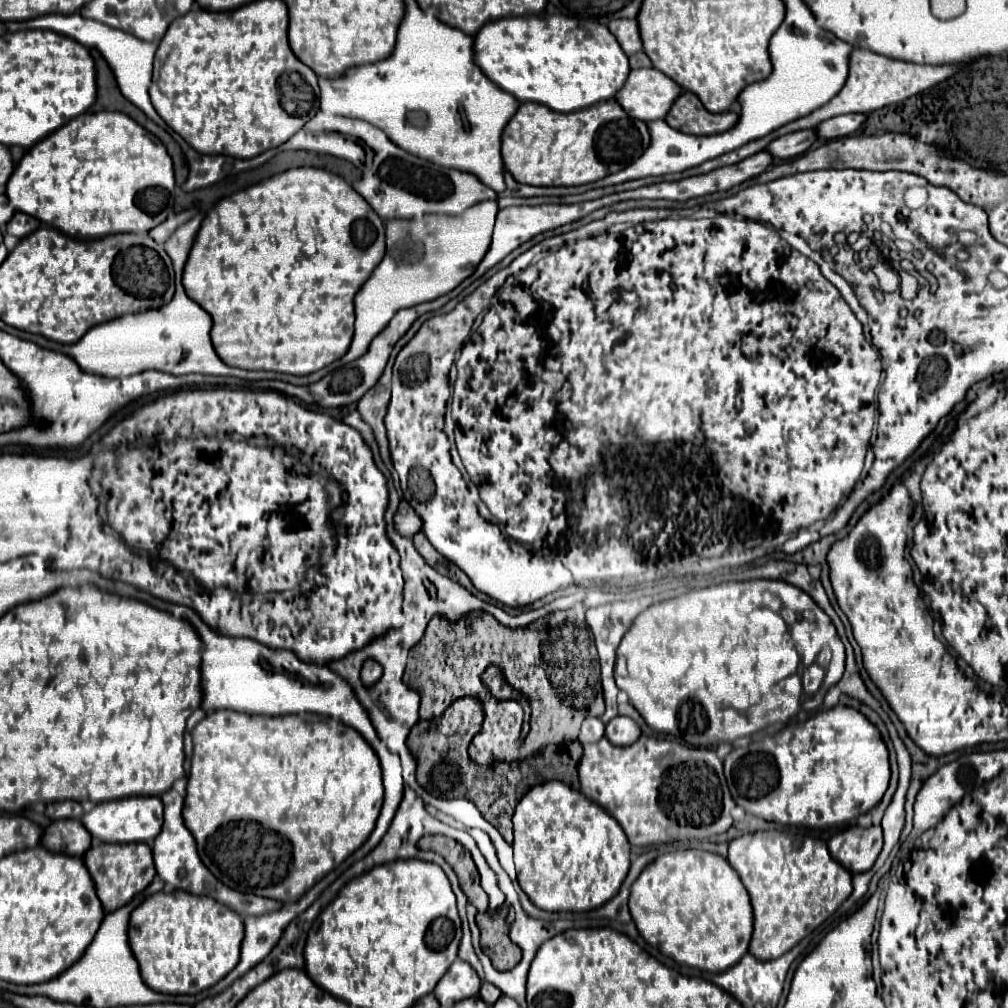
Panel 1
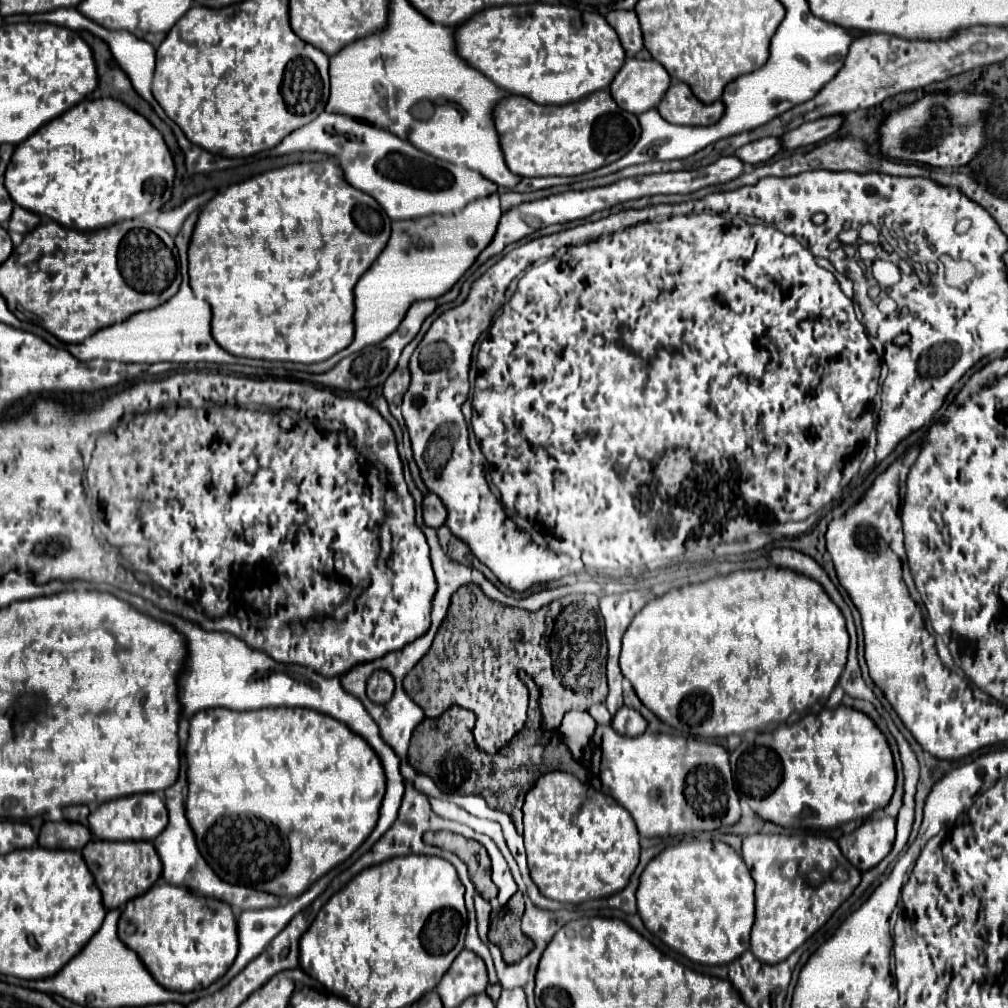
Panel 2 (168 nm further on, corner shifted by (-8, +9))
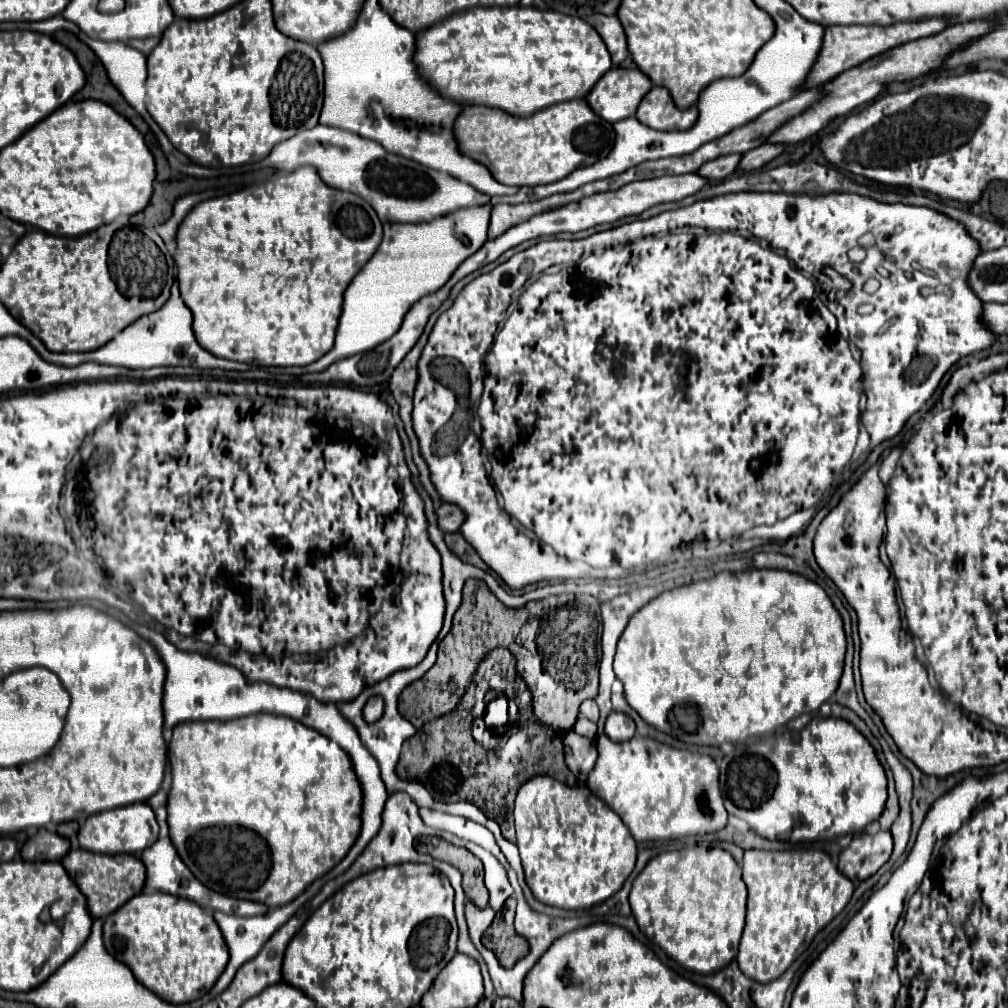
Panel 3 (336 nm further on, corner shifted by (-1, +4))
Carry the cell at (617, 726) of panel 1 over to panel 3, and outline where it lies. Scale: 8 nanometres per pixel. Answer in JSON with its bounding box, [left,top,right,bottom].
[604,711,636,743]

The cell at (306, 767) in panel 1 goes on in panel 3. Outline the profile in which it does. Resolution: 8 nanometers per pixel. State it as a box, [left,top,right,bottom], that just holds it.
[168,713,362,907]

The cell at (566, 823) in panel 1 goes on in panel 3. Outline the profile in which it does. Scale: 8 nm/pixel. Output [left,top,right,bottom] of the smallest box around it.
[514,775,636,909]

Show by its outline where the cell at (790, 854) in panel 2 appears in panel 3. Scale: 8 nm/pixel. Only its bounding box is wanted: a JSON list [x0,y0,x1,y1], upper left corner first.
[738,851,854,983]

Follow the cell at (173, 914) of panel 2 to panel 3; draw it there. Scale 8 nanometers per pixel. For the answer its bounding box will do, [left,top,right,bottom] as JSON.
[104,893,228,1003]

